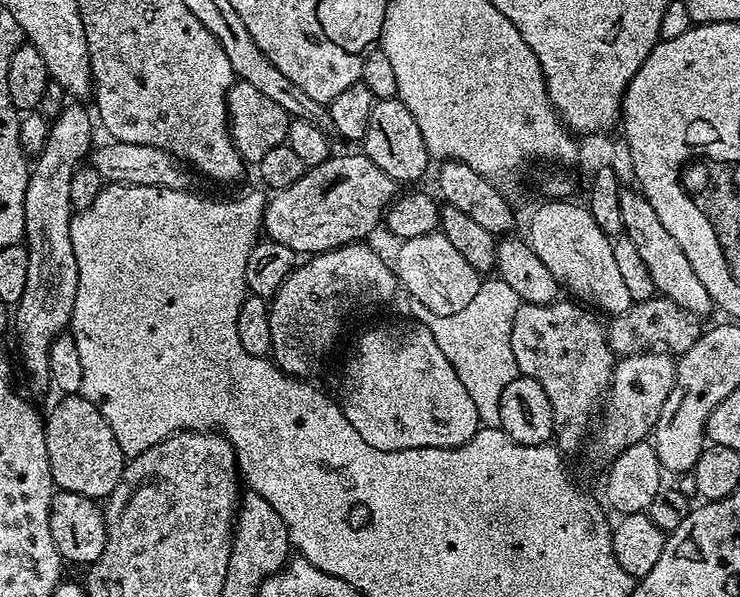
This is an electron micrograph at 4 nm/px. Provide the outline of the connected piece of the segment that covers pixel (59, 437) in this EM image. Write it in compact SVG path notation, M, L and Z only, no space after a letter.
M64 394L59 397L60 401L52 408L52 413L47 413L44 421L44 433L46 434L46 454L50 458L50 474L52 475L52 483L61 492L73 492L74 494L82 494L86 498L97 502L103 501L114 490L114 486L118 486L118 478L122 478L122 470L126 463L126 457L122 454L122 446L118 446L118 438L114 438L114 430L110 430L110 422L106 422L106 418L102 418L102 414L98 414L98 406L94 406L94 402L90 402L83 394Z

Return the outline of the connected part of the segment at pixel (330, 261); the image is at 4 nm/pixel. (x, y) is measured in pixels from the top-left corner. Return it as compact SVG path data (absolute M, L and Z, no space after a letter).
M351 243L305 259L293 268L286 282L282 282L276 295L271 297L268 309L272 339L270 356L276 367L288 376L311 377L328 347L335 342L344 324L344 315L355 304L363 300L376 304L398 292L396 274L389 261L387 264L369 244Z

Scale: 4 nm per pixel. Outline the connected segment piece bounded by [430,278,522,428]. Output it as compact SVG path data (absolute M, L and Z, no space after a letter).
M485 279L466 310L458 310L458 314L449 316L437 316L430 324L438 350L446 354L458 378L462 378L462 386L466 386L466 394L470 394L480 423L485 428L499 428L498 406L502 402L502 390L506 390L506 386L510 386L518 375L514 350L510 346L510 330L521 303L519 294L510 290L503 280Z

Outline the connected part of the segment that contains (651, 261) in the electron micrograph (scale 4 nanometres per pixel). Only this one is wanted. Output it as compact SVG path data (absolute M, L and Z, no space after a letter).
M639 190L621 191L618 206L622 206L622 222L624 223L623 235L634 242L642 262L646 262L646 270L650 270L650 278L654 278L657 293L672 299L674 303L686 312L691 312L697 318L704 318L708 311L713 311L714 305L706 286L694 274L694 266L690 266L690 258L682 254L682 246L670 238L666 226L658 222L658 214L654 214L654 206L650 206L648 199Z

